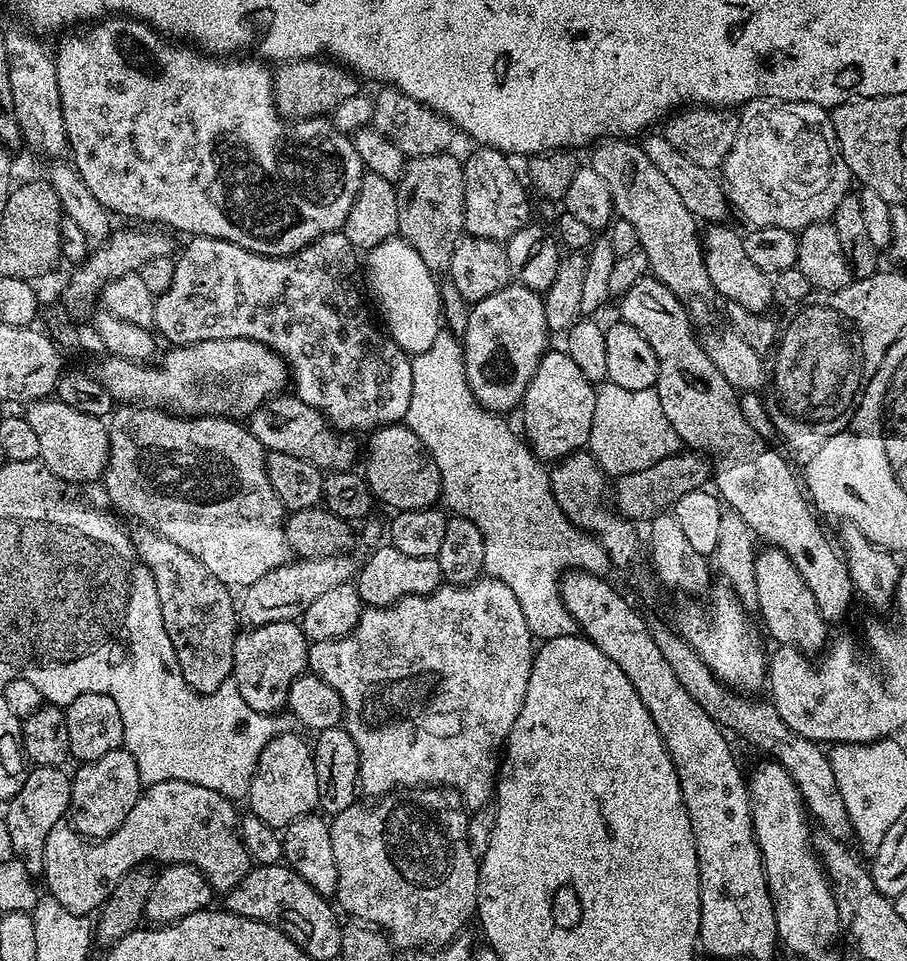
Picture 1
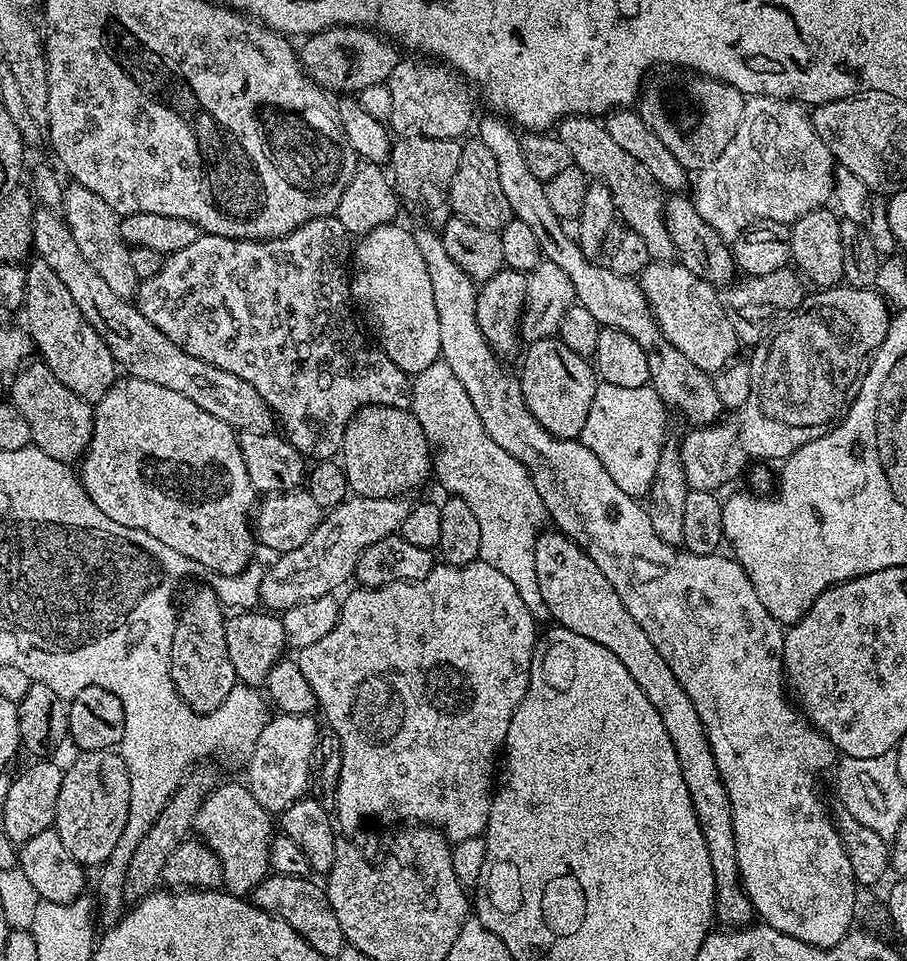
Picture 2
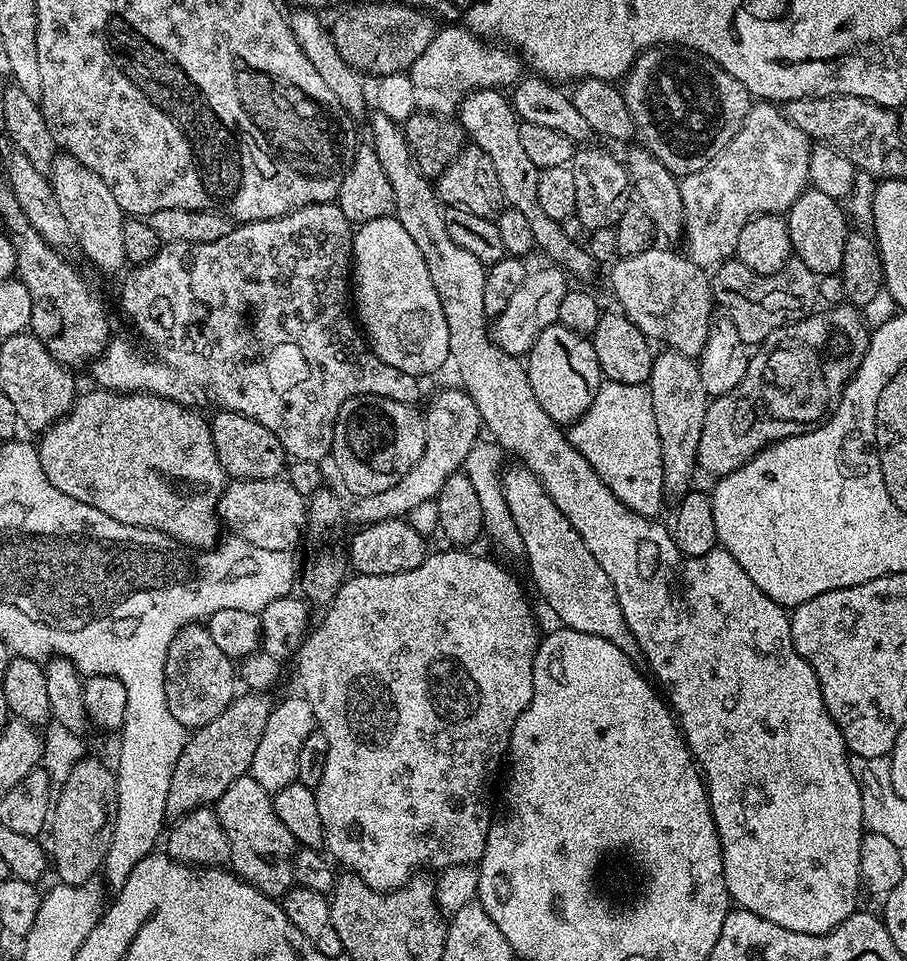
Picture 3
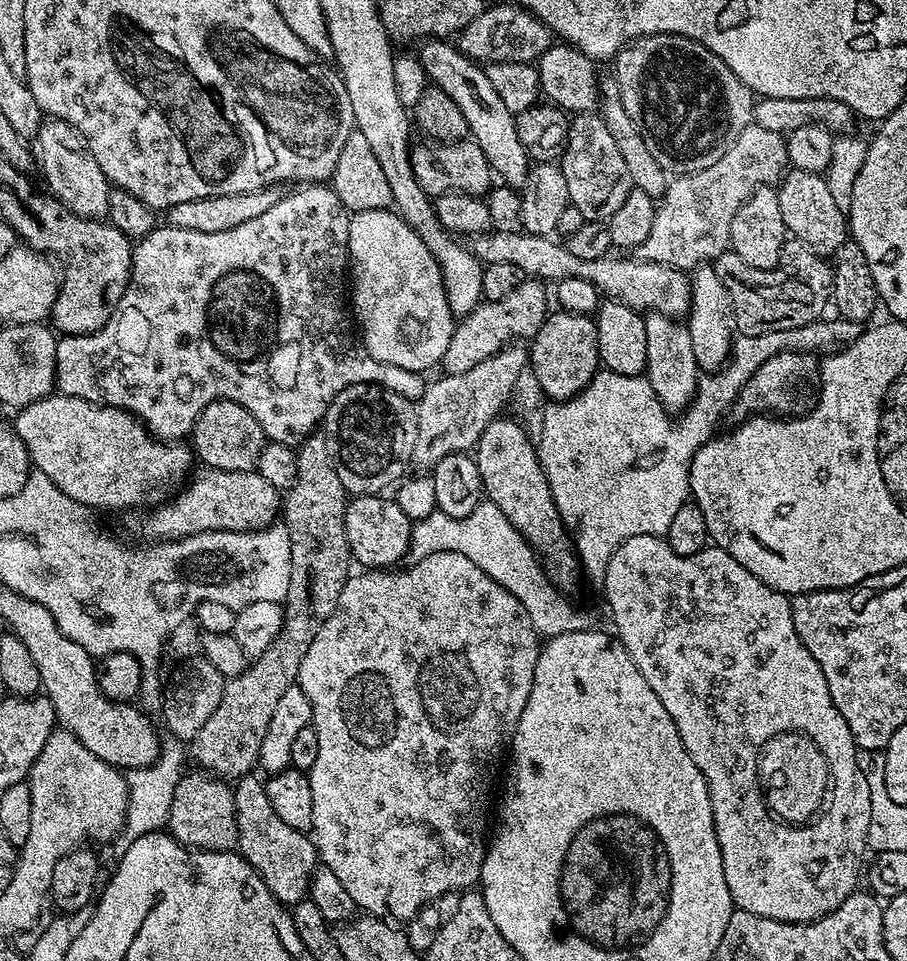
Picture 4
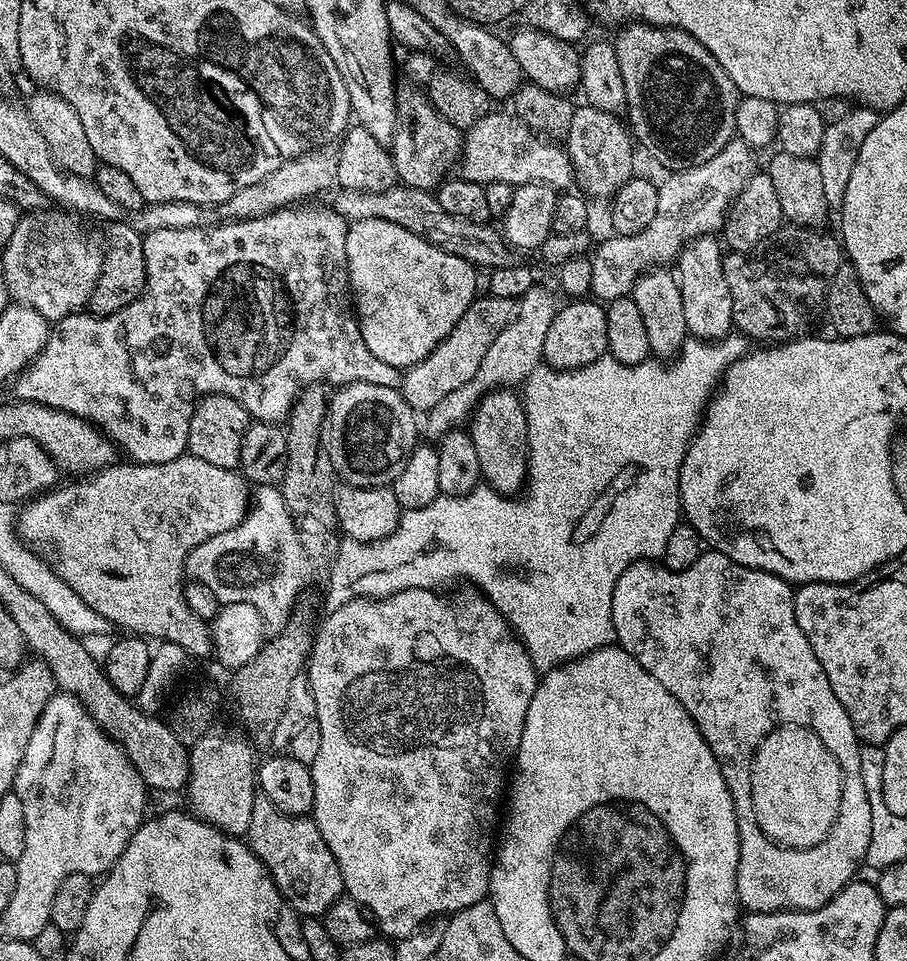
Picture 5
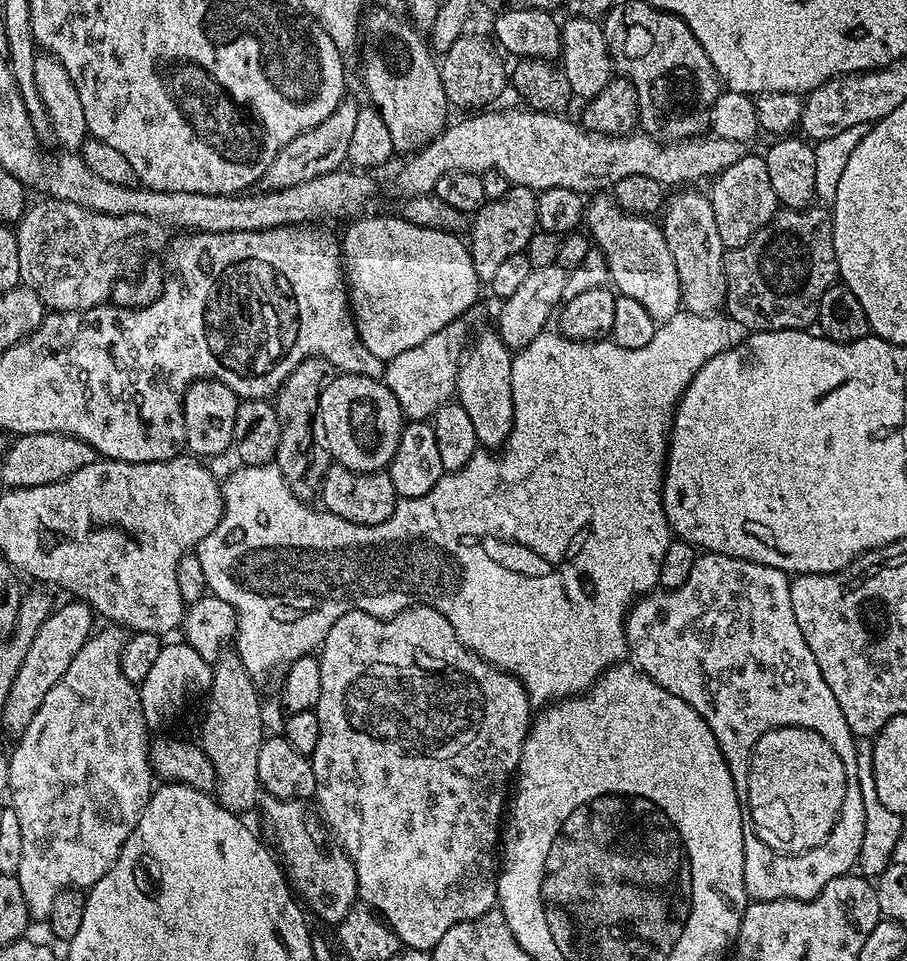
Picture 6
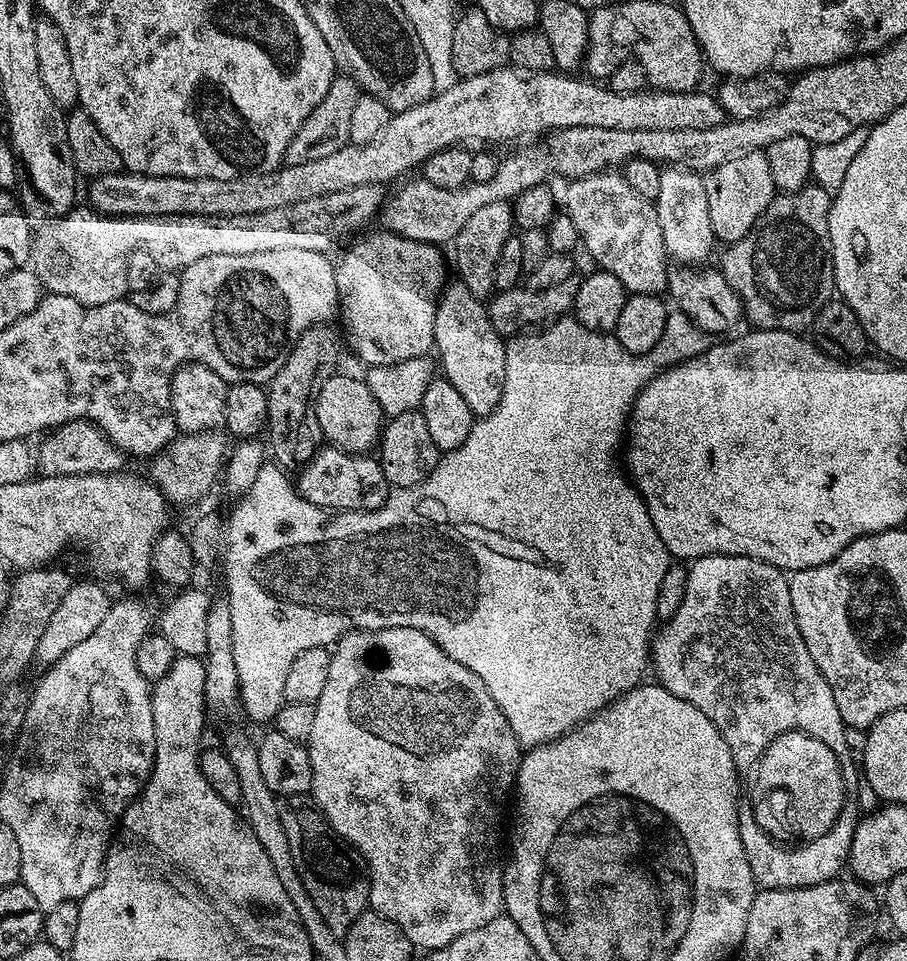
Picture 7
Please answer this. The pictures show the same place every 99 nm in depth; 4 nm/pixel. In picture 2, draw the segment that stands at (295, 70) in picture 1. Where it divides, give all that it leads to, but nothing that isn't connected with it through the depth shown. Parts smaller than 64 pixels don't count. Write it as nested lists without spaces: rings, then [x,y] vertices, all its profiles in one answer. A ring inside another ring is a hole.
[[[327,28],[312,33],[301,44],[304,45],[299,45],[298,55],[304,73],[329,94],[359,94],[367,87],[383,84],[402,59],[391,39],[366,28]]]

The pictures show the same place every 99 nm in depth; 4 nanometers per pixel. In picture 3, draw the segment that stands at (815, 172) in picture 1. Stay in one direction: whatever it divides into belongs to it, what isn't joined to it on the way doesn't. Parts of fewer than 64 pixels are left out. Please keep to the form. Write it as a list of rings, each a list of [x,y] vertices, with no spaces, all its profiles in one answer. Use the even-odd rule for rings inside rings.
[[[753,103],[746,114],[746,122],[742,122],[738,134],[734,134],[732,141],[716,155],[714,162],[680,180],[684,206],[683,239],[688,240],[687,257],[705,270],[715,269],[725,260],[735,257],[738,234],[742,234],[742,226],[746,226],[746,222],[756,216],[787,213],[788,207],[809,187],[812,146],[813,141],[808,139],[807,134],[786,119],[775,103]]]

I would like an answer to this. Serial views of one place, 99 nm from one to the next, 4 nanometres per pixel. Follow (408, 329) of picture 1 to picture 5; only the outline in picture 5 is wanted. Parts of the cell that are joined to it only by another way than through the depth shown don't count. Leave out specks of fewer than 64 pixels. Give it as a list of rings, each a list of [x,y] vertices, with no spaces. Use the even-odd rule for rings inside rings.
[[[357,220],[349,223],[346,234],[346,262],[354,311],[356,319],[360,321],[366,346],[370,346],[370,351],[376,357],[382,358],[382,362],[390,362],[390,366],[401,370],[422,362],[422,358],[430,354],[436,344],[445,340],[450,330],[456,327],[458,318],[462,318],[464,311],[478,296],[478,272],[473,264],[439,249],[410,230],[393,227],[388,221]],[[451,288],[456,289],[451,292]],[[427,292],[432,292],[432,300],[428,300]]]

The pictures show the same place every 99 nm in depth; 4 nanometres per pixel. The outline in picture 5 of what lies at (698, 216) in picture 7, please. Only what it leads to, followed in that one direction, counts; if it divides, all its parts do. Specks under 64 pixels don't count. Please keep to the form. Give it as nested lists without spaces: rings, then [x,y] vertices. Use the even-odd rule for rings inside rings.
[[[715,235],[699,236],[685,244],[674,261],[674,275],[681,290],[686,326],[695,339],[720,340],[733,331],[730,285],[726,282],[724,269],[725,255],[725,249]]]

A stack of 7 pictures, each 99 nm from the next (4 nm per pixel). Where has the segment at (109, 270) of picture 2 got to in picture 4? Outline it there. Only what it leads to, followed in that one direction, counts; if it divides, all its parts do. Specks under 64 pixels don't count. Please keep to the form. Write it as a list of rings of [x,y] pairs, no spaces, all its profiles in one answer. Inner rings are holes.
[[[45,119],[34,139],[38,153],[38,168],[44,171],[47,191],[62,202],[74,214],[89,218],[104,218],[108,215],[110,185],[102,166],[94,162],[88,145],[80,137],[80,131],[61,120]],[[40,151],[40,152],[39,152]]]

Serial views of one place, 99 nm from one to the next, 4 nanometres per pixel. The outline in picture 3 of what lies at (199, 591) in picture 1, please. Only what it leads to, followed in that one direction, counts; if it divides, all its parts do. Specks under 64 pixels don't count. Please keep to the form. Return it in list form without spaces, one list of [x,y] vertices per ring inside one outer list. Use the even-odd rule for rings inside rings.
[[[200,622],[187,624],[170,642],[170,650],[166,654],[166,670],[164,685],[166,686],[166,702],[170,706],[170,714],[182,722],[186,730],[195,730],[214,722],[226,706],[238,695],[238,668],[222,649],[210,638],[210,630]]]

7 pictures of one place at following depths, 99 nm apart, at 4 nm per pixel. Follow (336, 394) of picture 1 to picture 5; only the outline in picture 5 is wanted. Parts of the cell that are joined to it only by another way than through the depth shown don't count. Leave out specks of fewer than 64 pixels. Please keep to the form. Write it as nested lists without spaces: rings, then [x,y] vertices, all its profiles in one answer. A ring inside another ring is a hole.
[[[285,206],[283,208],[277,208],[269,212],[265,212],[255,218],[240,218],[235,222],[224,222],[228,224],[216,224],[213,228],[209,226],[201,226],[198,228],[187,228],[186,230],[154,230],[153,232],[143,233],[144,238],[144,257],[146,258],[146,282],[144,283],[144,292],[134,302],[130,302],[130,306],[126,306],[122,310],[118,310],[114,314],[109,316],[94,316],[89,314],[87,311],[81,310],[78,312],[72,312],[66,318],[55,321],[51,325],[51,332],[49,337],[46,338],[46,344],[42,347],[40,353],[28,364],[27,368],[16,377],[14,381],[14,387],[16,387],[15,395],[21,400],[29,400],[35,404],[41,404],[42,406],[50,406],[54,410],[62,410],[63,412],[69,412],[74,414],[78,418],[88,420],[92,423],[95,428],[100,429],[113,444],[116,445],[117,449],[121,453],[124,452],[129,461],[137,464],[161,464],[162,462],[170,462],[174,458],[185,455],[188,452],[188,435],[190,434],[190,422],[191,416],[195,412],[196,403],[201,397],[208,395],[229,395],[230,398],[234,398],[235,402],[238,402],[248,411],[249,417],[253,421],[263,422],[265,424],[280,424],[281,422],[287,421],[289,412],[292,411],[292,403],[298,398],[298,394],[306,386],[311,384],[327,384],[329,386],[341,386],[350,383],[366,382],[373,383],[377,386],[386,386],[399,389],[402,384],[402,372],[401,369],[390,366],[390,362],[382,362],[382,358],[376,357],[370,346],[366,346],[366,342],[362,338],[362,330],[360,329],[360,321],[356,319],[356,313],[354,311],[354,301],[350,291],[350,285],[348,282],[348,263],[346,262],[346,234],[348,233],[349,221],[346,220],[340,213],[336,212],[334,207],[327,206],[327,208],[302,208],[306,206]]]

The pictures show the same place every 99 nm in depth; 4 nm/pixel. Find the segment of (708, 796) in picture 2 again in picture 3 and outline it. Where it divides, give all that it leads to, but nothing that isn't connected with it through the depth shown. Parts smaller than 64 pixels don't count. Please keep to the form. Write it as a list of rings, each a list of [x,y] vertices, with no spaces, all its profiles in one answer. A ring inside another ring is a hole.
[[[520,462],[514,463],[513,468],[505,467],[502,472],[504,482],[504,497],[510,510],[510,518],[514,518],[514,526],[524,543],[523,559],[528,559],[528,572],[532,575],[532,584],[540,591],[542,599],[548,603],[548,608],[560,619],[559,623],[566,628],[573,628],[582,634],[594,634],[598,638],[606,638],[606,642],[614,642],[628,656],[636,658],[641,655],[638,642],[626,626],[626,618],[622,614],[622,606],[618,606],[618,594],[614,594],[614,586],[610,578],[606,578],[606,570],[598,566],[598,558],[590,554],[586,542],[582,542],[582,534],[570,526],[570,518],[554,506],[554,498],[546,494],[540,479],[529,468]]]

